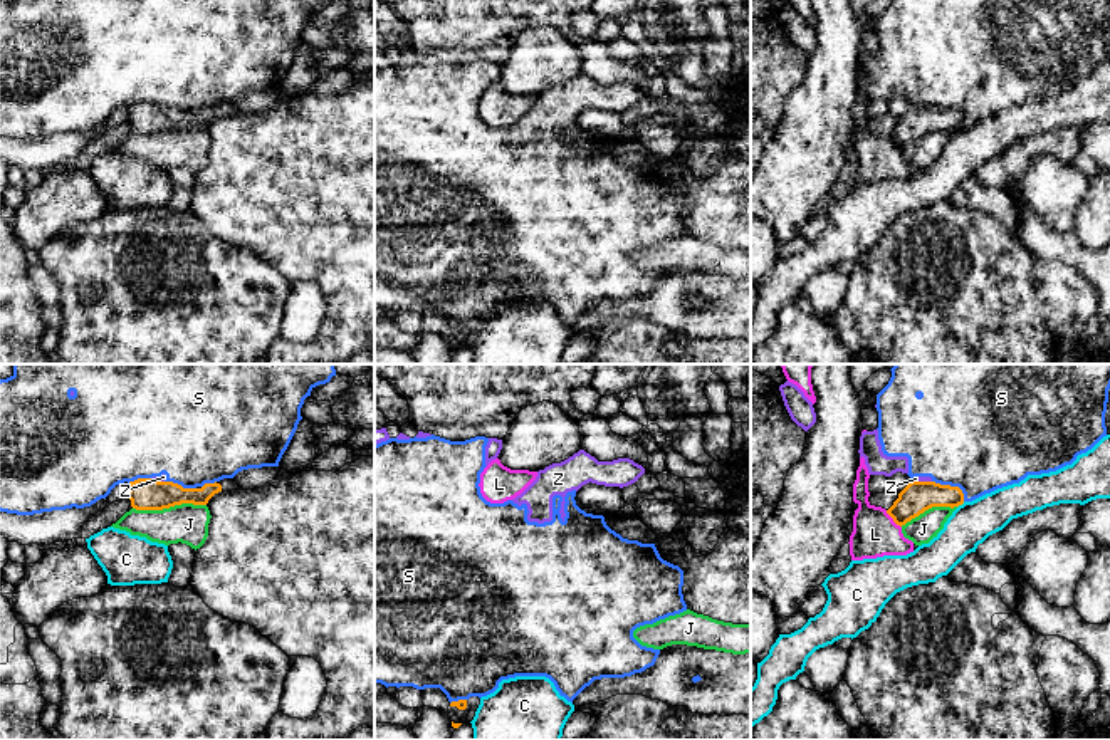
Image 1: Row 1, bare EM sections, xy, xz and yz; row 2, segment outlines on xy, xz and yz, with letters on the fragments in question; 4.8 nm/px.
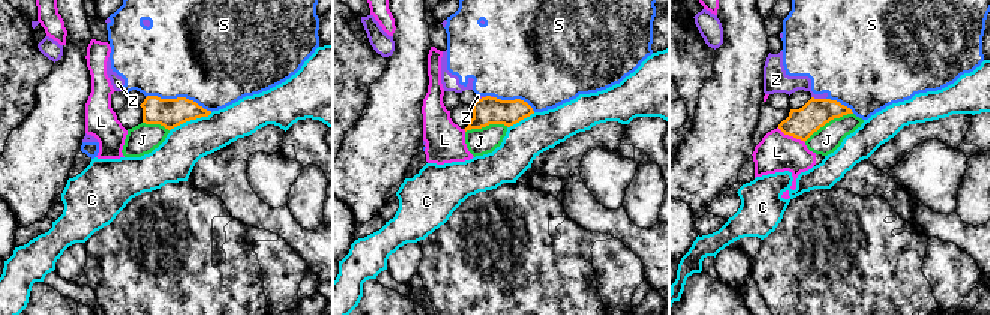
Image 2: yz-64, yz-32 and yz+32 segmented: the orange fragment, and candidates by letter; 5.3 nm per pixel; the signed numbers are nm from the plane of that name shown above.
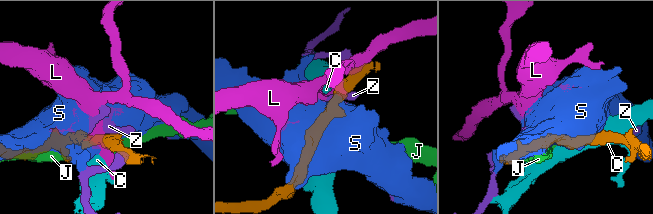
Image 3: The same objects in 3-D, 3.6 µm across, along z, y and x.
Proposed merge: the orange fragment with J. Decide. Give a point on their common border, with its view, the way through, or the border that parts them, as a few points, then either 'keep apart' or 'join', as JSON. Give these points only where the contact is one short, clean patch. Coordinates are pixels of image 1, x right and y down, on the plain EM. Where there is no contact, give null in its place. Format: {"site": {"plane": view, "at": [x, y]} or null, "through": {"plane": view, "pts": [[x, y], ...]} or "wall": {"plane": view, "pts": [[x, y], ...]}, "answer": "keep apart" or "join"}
{"site": {"plane": "xy", "at": [168, 131]}, "wall": {"plane": "xy", "pts": [[205, 128], [133, 133]]}, "answer": "keep apart"}

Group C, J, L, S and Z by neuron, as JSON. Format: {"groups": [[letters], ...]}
{"groups": [["C"], ["J"], ["L"], ["S", "Z"]]}

